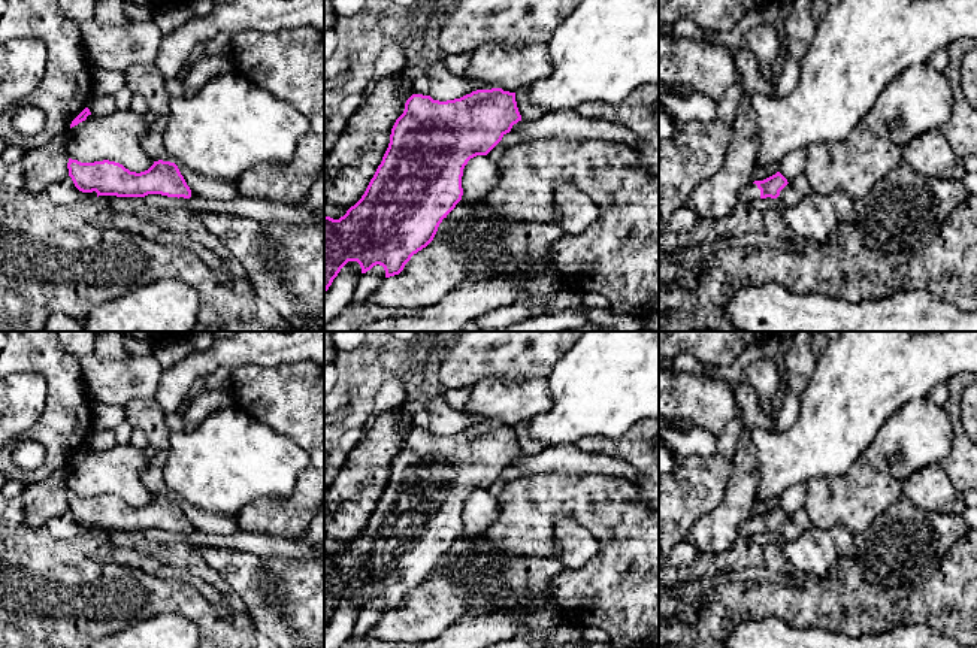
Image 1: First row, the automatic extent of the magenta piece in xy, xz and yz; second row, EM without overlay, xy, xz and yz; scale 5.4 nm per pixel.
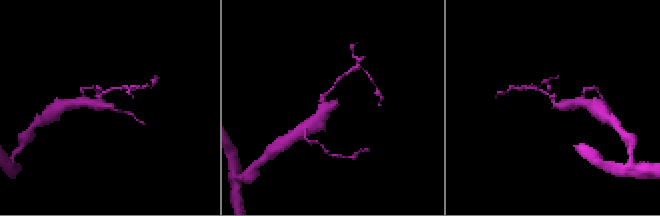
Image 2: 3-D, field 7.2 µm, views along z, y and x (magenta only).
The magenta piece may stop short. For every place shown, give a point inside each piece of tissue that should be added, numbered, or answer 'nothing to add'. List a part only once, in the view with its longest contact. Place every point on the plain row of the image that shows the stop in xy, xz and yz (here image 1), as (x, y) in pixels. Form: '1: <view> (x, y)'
1: yz (750, 526)

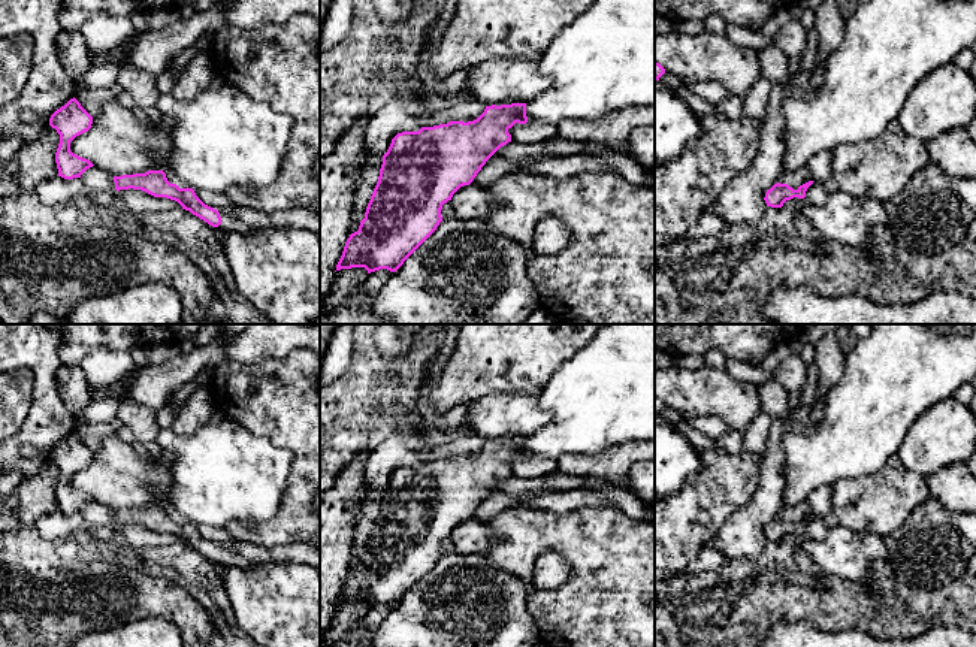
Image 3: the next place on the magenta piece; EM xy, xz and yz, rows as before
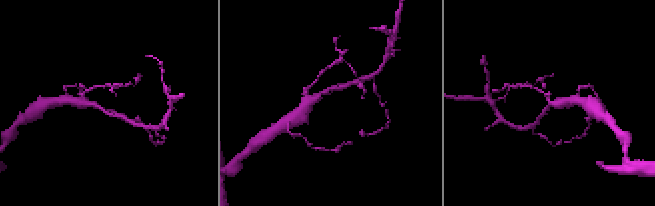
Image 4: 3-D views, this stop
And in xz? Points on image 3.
nothing to add

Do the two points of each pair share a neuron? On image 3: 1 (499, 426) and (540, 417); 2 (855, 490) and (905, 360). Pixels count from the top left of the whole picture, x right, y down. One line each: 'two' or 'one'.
1: one
2: two

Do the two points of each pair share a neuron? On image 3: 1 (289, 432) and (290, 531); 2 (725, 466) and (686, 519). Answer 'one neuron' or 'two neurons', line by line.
1: one neuron
2: one neuron

